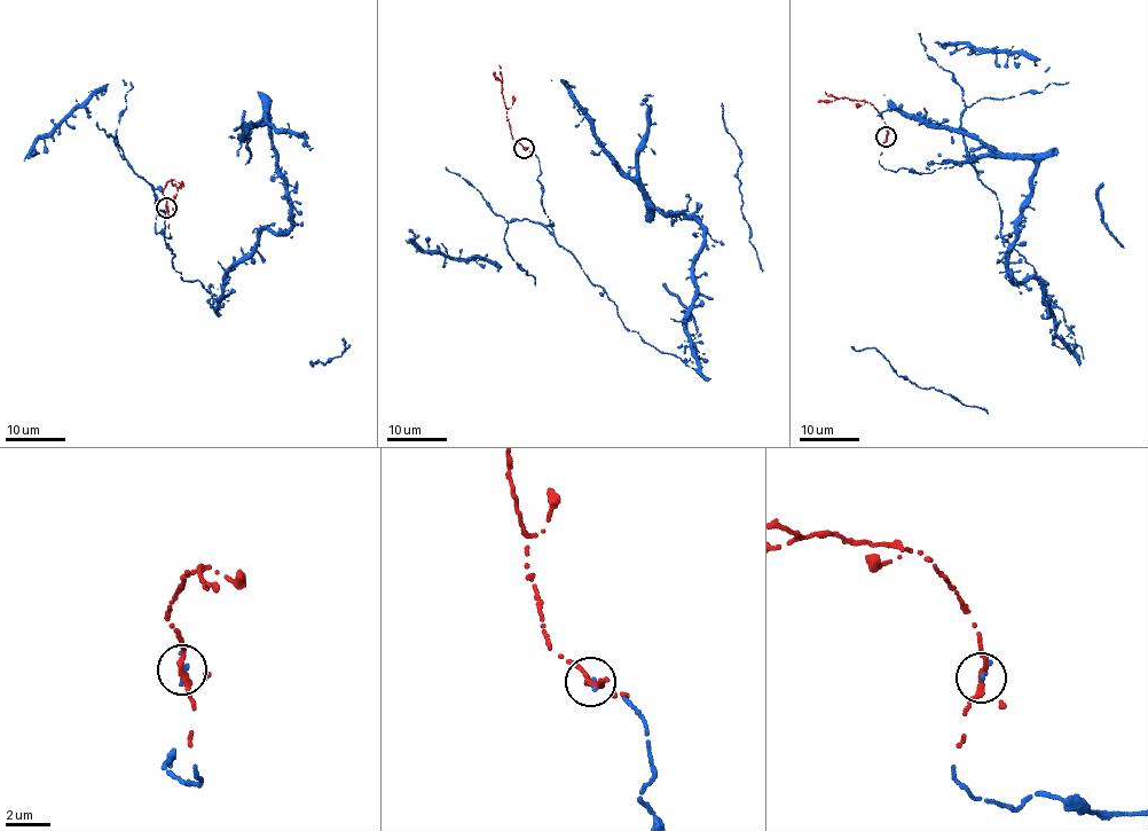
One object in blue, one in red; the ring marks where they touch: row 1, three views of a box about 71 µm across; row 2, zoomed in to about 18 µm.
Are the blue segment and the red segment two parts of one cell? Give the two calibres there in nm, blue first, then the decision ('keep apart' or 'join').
200/240 nm | join

